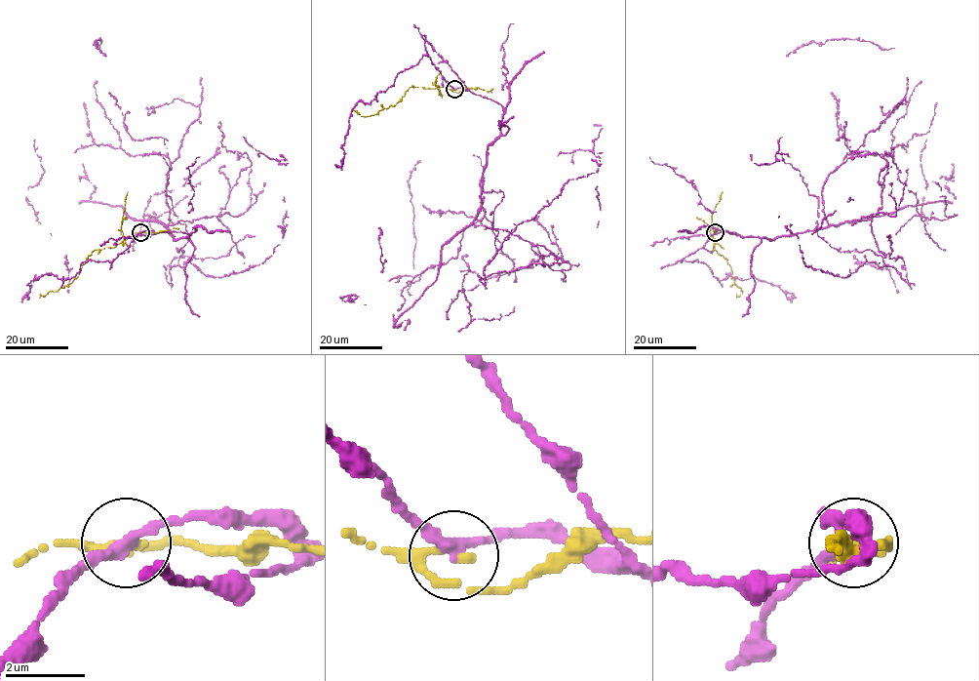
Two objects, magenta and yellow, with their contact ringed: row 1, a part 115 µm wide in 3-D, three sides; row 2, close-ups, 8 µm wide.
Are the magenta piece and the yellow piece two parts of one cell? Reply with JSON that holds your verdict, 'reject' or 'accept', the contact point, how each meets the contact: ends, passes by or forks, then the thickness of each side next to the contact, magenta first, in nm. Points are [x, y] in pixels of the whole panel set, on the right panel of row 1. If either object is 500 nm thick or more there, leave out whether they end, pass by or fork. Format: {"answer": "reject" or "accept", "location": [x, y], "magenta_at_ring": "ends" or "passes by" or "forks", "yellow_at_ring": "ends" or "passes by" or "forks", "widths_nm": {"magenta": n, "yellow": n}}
{"answer": "reject", "location": [715, 232], "magenta_at_ring": "passes by", "yellow_at_ring": "passes by", "widths_nm": {"magenta": 280, "yellow": 180}}

